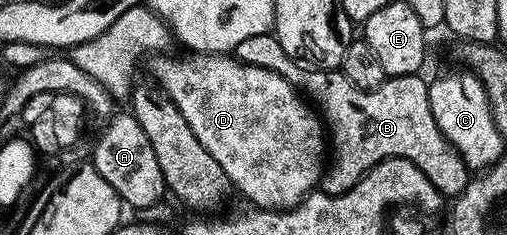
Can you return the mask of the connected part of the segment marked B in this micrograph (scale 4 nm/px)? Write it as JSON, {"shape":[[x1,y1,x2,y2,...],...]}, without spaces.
{"shape":[[271,32,245,38,245,42,235,47,233,56,246,64,276,72,300,93,319,103,317,108,325,121,330,143,335,143,335,164,326,165,321,179,322,191,330,196,345,194,357,186,359,179,370,172,373,165,391,156,413,162,413,166,417,166,417,170,421,170,421,174,425,174,425,178,437,186,444,198,461,195,473,179,472,169,460,158,458,150,449,143,445,134,441,134,433,118,428,81,422,80,422,75,392,76,381,87,367,92,349,82,338,71,304,66,282,49,281,43]]}

